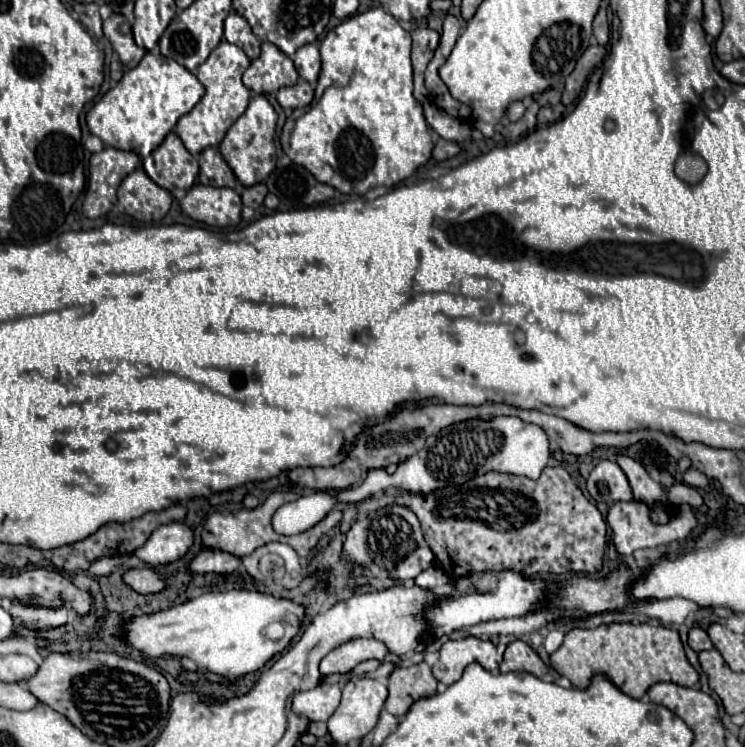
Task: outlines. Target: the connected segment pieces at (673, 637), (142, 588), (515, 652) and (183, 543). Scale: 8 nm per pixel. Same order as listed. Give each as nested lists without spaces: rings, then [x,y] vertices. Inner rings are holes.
[[[601,624],[599,628],[573,628],[565,634],[565,642],[551,654],[551,666],[579,690],[585,690],[595,674],[611,680],[631,698],[641,698],[657,682],[673,682],[693,686],[699,674],[687,662],[677,630],[651,624]]]
[[[129,568],[123,574],[123,580],[141,594],[153,594],[165,588],[165,582],[151,568]]]
[[[515,640],[507,646],[505,654],[503,654],[503,662],[501,662],[501,672],[515,672],[515,670],[525,670],[525,672],[531,672],[535,676],[545,676],[547,674],[547,666],[543,664],[543,660],[537,656],[537,652],[521,642],[521,640]]]
[[[175,522],[167,526],[159,526],[145,546],[135,550],[135,556],[149,566],[161,566],[161,564],[171,564],[179,558],[183,558],[193,544],[193,532],[187,524]]]

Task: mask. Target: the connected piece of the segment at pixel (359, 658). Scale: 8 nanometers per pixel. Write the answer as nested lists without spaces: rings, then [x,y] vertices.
[[[357,638],[351,642],[345,642],[337,648],[333,648],[323,660],[321,660],[321,674],[329,676],[329,674],[345,674],[351,668],[355,668],[357,664],[365,662],[365,660],[383,660],[387,654],[387,646],[375,638]]]

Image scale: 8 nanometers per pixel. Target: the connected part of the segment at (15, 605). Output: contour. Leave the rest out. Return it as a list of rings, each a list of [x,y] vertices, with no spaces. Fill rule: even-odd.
[[[13,602],[9,612],[13,616],[19,616],[23,624],[29,628],[51,628],[51,626],[63,626],[69,622],[71,610],[67,606],[59,606],[57,610],[49,606],[25,606],[23,602]]]

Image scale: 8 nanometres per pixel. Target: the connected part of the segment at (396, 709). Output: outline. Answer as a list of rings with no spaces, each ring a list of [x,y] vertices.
[[[419,662],[411,668],[399,668],[389,678],[389,696],[385,708],[395,716],[405,716],[415,700],[423,696],[433,696],[435,692],[437,680],[431,674],[427,662]]]

